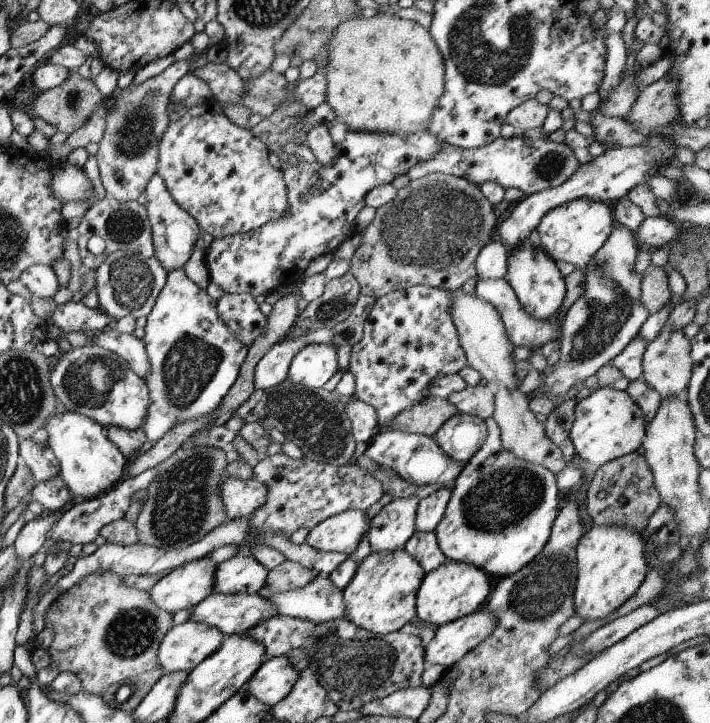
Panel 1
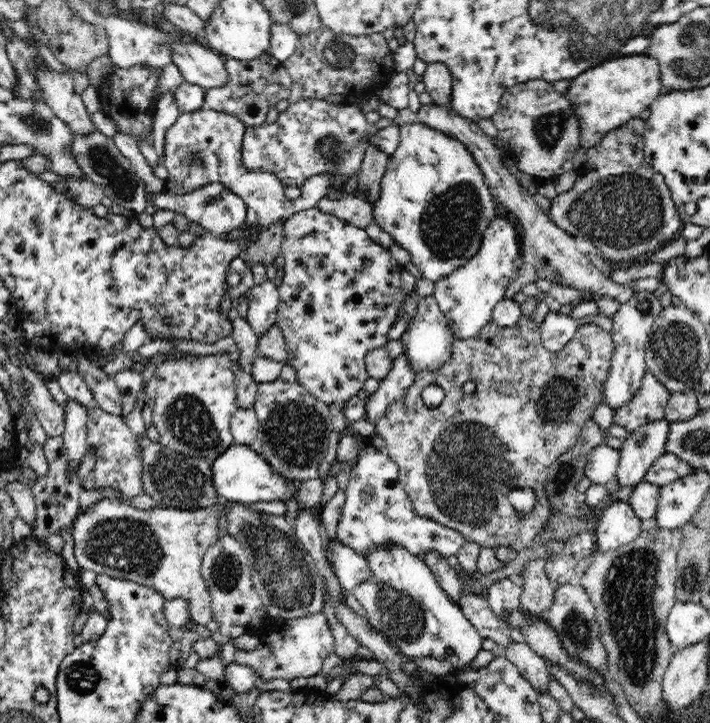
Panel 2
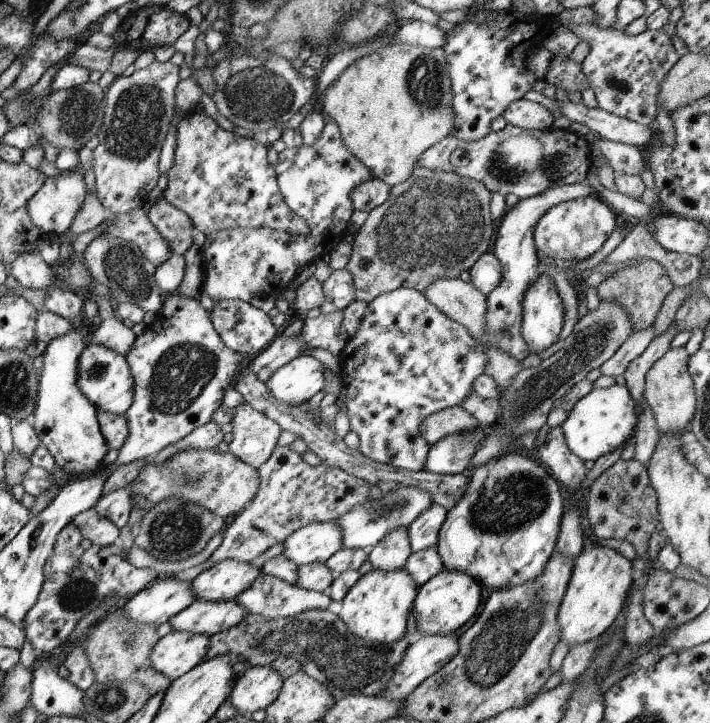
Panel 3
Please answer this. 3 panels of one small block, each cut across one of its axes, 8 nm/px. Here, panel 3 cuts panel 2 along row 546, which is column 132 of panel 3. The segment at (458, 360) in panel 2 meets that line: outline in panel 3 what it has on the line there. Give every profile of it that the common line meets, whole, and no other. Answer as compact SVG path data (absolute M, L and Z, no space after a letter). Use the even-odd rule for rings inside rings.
M217 449L183 451L165 459L160 465L153 465L151 459L152 457L140 468L136 478L129 484L130 500L139 494L147 501L144 508L139 510L131 506L127 523L133 530L137 529L141 517L150 506L171 495L200 504L228 521L253 500L259 486L256 469L241 462L229 452L221 454Z

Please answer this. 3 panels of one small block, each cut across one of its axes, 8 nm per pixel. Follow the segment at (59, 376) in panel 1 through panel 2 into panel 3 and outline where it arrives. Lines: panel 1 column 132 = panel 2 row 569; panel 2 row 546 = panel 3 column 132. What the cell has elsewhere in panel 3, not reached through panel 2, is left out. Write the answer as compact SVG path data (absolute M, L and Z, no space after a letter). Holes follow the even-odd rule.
M87 345L78 356L76 383L79 392L96 408L112 415L124 415L131 404L133 379L126 360L108 348Z

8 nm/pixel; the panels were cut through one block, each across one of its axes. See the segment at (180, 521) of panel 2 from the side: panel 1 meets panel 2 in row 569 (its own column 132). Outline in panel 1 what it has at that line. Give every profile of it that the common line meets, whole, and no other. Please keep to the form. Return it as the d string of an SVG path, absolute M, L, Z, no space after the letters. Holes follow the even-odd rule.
M191 60L175 61L156 76L137 86L131 84L131 86L117 90L117 94L108 99L105 128L103 128L103 135L97 143L97 152L95 152L99 180L108 197L114 197L117 202L135 201L144 192L149 178L156 172L157 144L159 144L163 130L167 128L167 104L169 104L171 89L177 80L190 72L190 65Z

